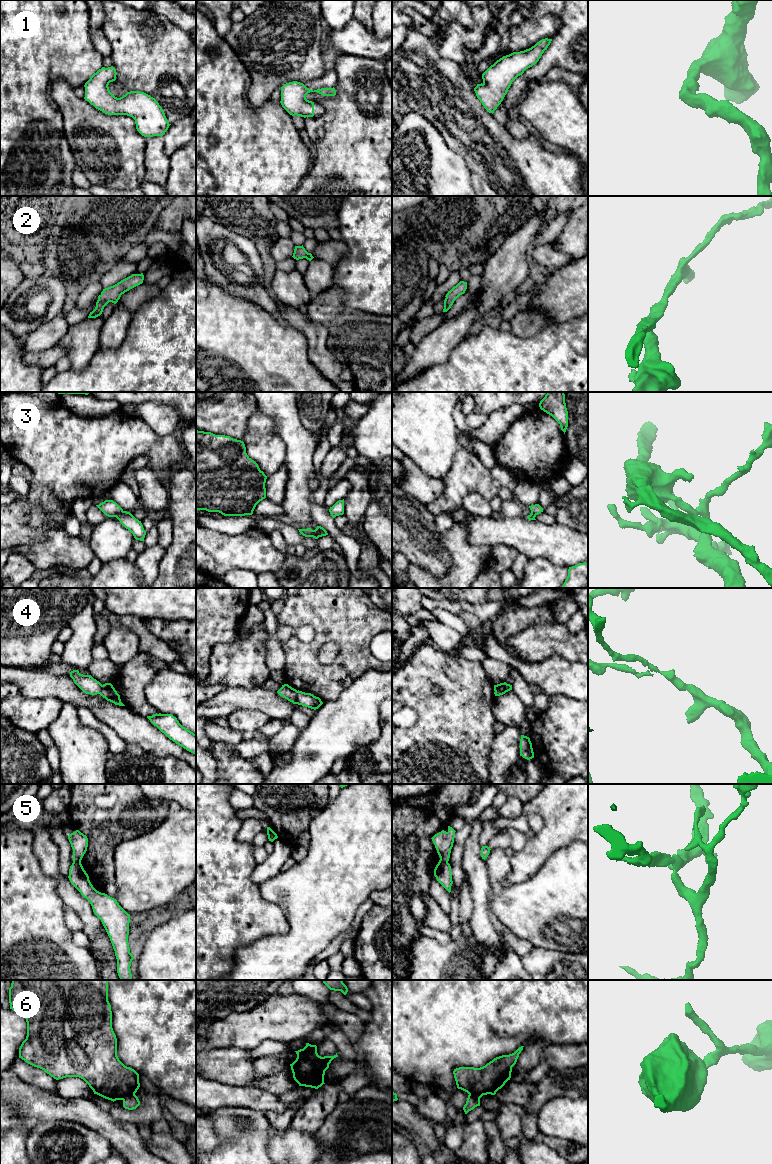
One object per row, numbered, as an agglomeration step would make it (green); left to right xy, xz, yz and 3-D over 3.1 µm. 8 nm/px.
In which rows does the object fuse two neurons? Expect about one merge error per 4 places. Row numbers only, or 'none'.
3, 4, 5, 6

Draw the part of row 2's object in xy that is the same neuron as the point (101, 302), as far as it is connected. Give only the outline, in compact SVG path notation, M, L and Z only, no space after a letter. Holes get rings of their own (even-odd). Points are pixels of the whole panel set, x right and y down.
M143 273L132 274L131 276L121 280L117 284L103 289L101 294L98 296L95 309L92 312L90 312L88 318L96 318L100 316L103 312L104 307L109 302L116 304L122 294L142 284L143 280L144 280Z

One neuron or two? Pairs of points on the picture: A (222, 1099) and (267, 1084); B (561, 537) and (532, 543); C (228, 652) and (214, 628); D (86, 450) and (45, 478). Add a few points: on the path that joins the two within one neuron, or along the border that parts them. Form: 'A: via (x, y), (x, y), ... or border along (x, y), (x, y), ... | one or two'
A: border along (252, 1085), (268, 1090), (278, 1096) | two
B: via (554, 541), (539, 541) | one
C: border along (238, 634), (231, 642), (218, 643), (209, 662) | two
D: via (76, 456), (55, 476) | one

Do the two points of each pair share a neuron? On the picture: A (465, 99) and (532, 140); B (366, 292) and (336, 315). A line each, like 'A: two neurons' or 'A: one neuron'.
A: one neuron
B: two neurons

